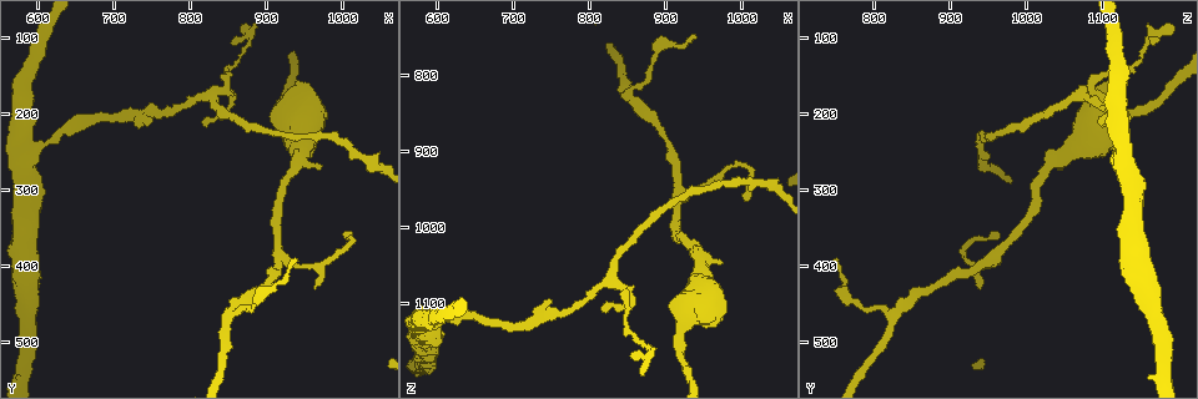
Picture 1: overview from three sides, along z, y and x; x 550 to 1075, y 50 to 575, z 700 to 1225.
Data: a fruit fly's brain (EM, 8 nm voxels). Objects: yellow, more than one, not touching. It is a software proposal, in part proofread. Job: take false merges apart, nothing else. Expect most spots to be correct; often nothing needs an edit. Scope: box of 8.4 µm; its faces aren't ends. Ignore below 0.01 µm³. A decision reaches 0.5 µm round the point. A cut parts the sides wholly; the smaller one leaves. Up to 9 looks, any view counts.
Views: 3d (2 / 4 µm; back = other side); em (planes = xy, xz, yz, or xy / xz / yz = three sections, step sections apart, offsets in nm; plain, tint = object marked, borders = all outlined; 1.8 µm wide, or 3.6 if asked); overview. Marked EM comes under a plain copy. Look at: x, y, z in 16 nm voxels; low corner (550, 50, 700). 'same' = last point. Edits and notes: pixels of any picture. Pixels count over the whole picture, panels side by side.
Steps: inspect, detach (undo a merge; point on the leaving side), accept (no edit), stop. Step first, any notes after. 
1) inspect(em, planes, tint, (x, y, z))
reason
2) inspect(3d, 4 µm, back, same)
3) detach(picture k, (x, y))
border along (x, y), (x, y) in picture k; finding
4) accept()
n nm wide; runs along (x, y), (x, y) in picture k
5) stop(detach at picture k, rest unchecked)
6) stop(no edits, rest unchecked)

inspect(3d, 4 µm, back, (825, 175, 1065))
four arms meet

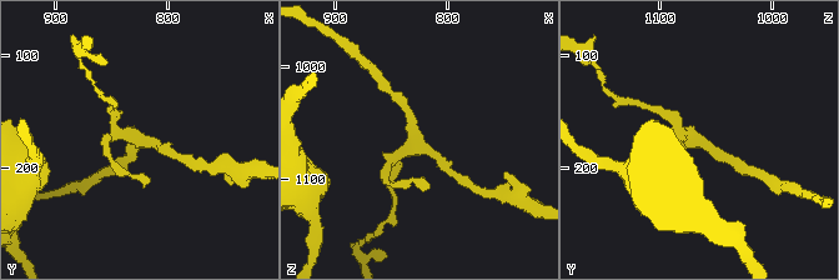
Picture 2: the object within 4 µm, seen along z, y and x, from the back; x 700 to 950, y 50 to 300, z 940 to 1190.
inspect(em, xz, step 16, tint, (824, 178, 1068))

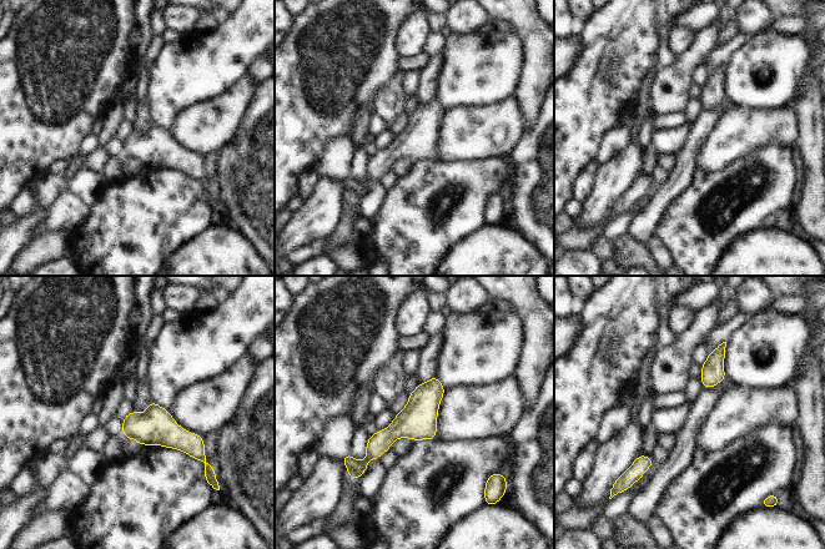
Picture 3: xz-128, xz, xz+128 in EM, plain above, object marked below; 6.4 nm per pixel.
inspect(em, xy, step 16, tint, same)

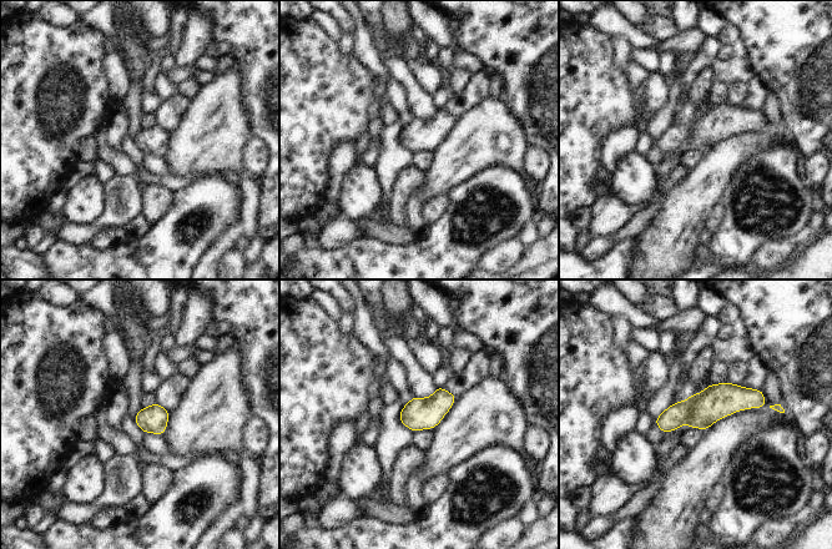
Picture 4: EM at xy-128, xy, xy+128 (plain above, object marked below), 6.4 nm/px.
accept()
180 nm wide; runs along (760, 394), (659, 422) in picture 4; continuous, no second neuron

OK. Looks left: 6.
inspect(3d, 4 µm, (950, 235, 1075))
sudden change in width

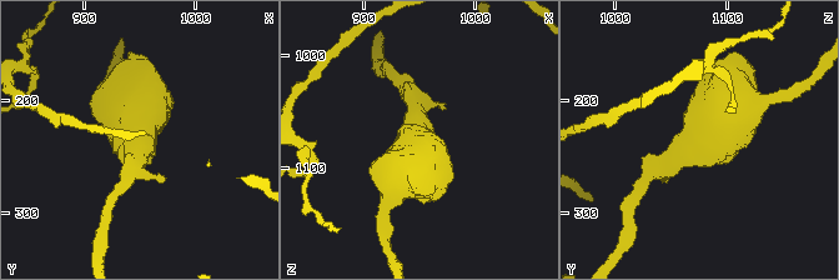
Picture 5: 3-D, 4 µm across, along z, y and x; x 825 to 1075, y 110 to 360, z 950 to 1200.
inspect(em, 3.6 µm, planes, tint, (948, 234, 1078))

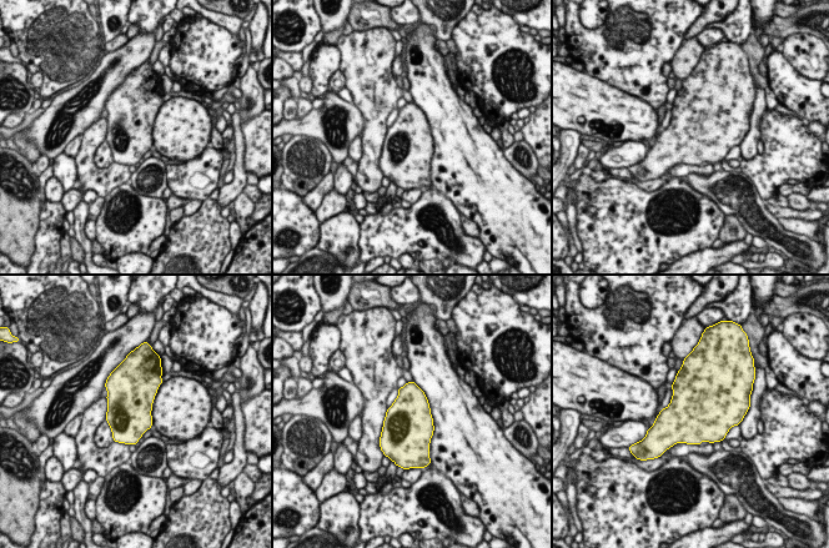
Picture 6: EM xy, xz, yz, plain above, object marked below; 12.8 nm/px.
accept()
one neuron here

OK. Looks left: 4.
inspect(em, xy, step 4, tint, (920, 385, 955))
three arms meet

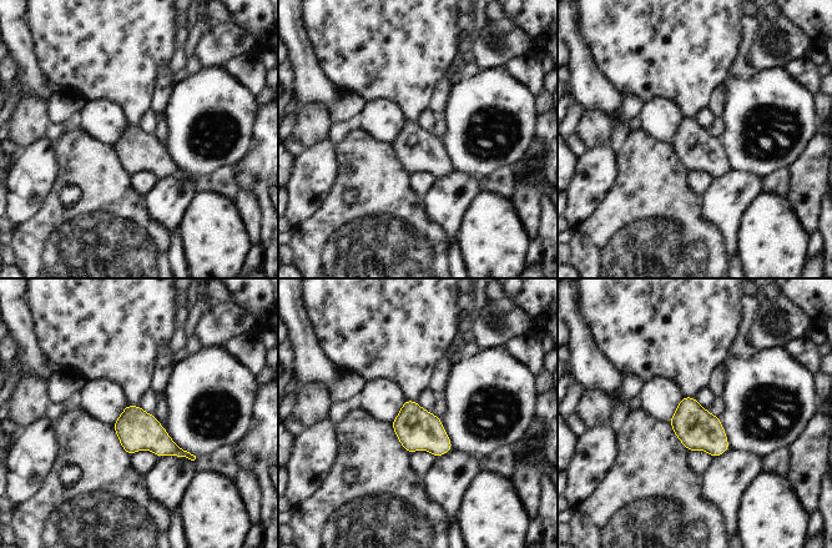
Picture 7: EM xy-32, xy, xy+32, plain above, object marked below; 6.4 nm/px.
accept()
one neuron here

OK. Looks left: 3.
inspect(em, xy, step 16, tint, (855, 460, 825))
three arms meet

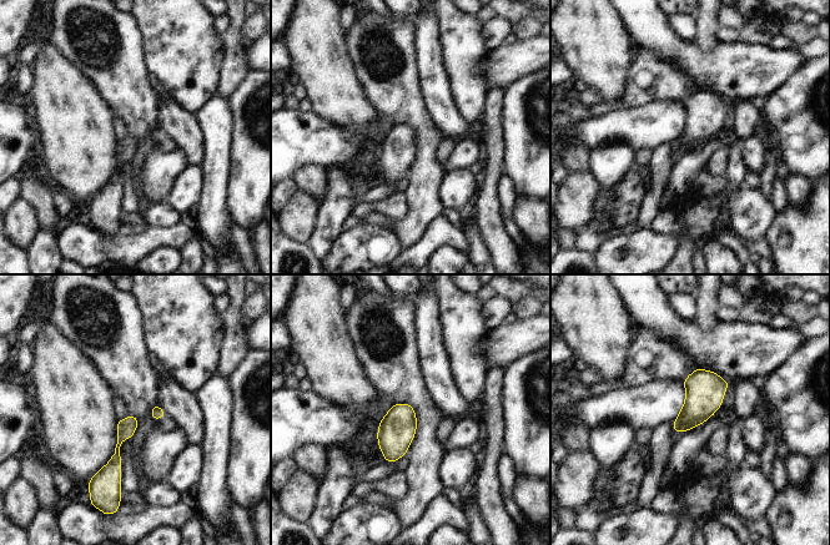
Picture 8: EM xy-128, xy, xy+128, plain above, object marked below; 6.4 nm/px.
inspect(em, planes, tint, same)
cut it another way

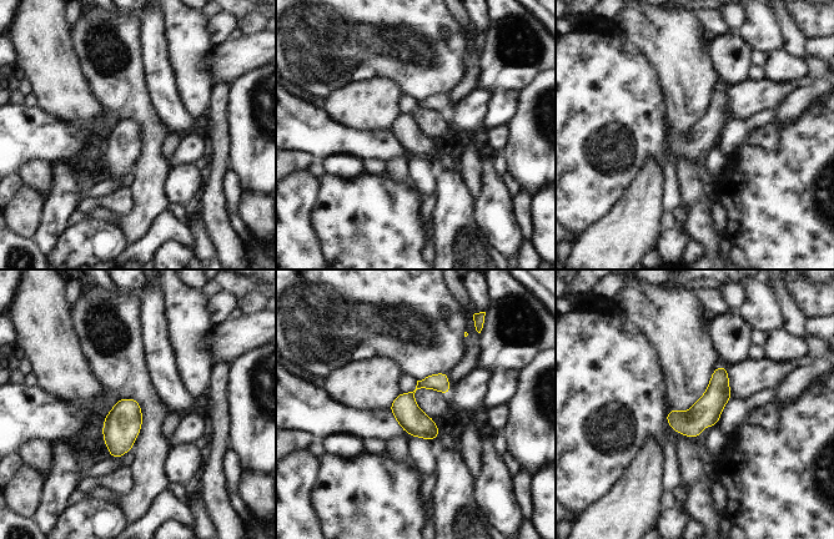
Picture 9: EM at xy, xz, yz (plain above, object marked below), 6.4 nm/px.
accept()
one neuron here

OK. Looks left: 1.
stop(no edits, rest unchecked)

